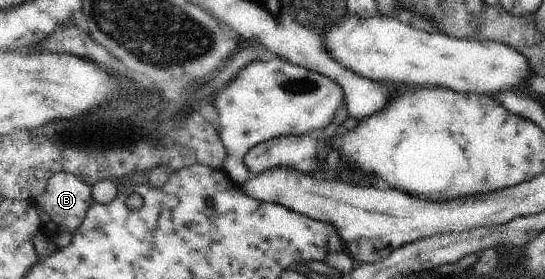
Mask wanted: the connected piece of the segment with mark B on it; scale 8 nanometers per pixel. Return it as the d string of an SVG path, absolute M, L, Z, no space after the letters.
M68 172L54 173L48 182L47 190L32 202L41 219L40 231L50 240L65 231L73 234L82 225L87 211L95 204L92 198L92 186Z

